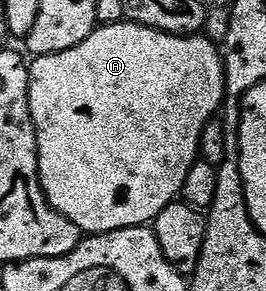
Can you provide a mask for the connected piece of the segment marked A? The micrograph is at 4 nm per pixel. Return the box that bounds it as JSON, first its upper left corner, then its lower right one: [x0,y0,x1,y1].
[29,23,226,235]

